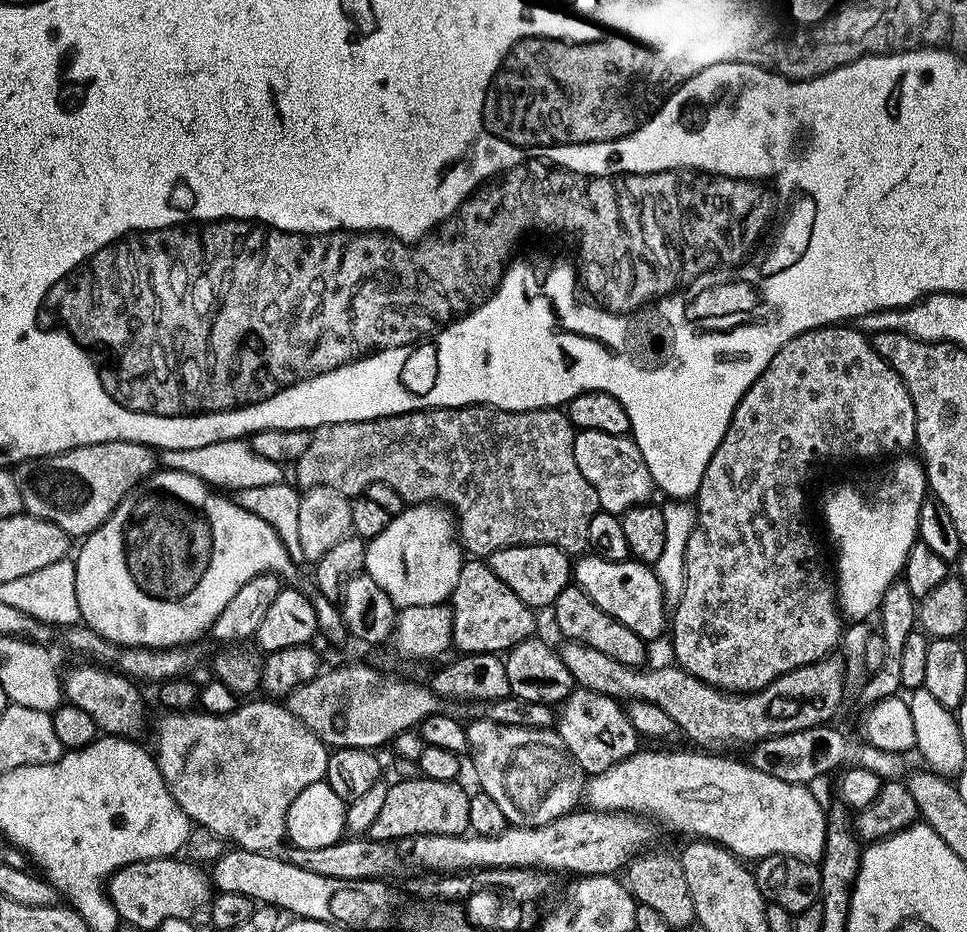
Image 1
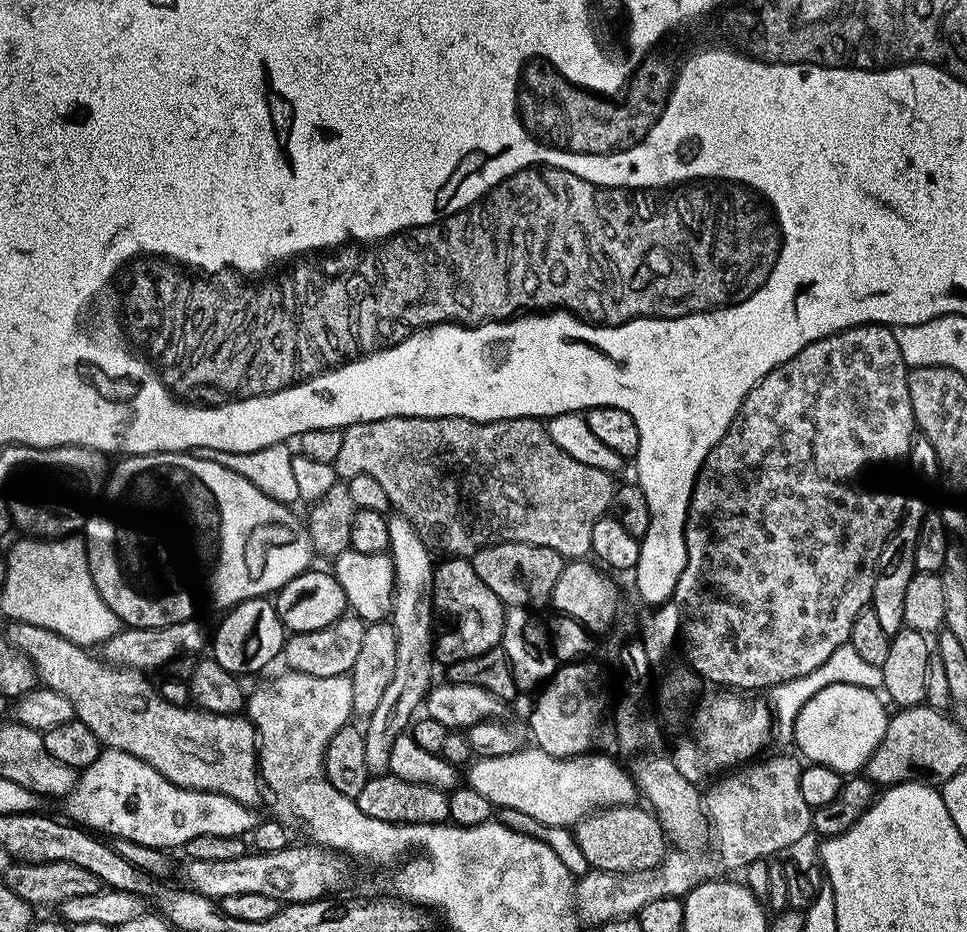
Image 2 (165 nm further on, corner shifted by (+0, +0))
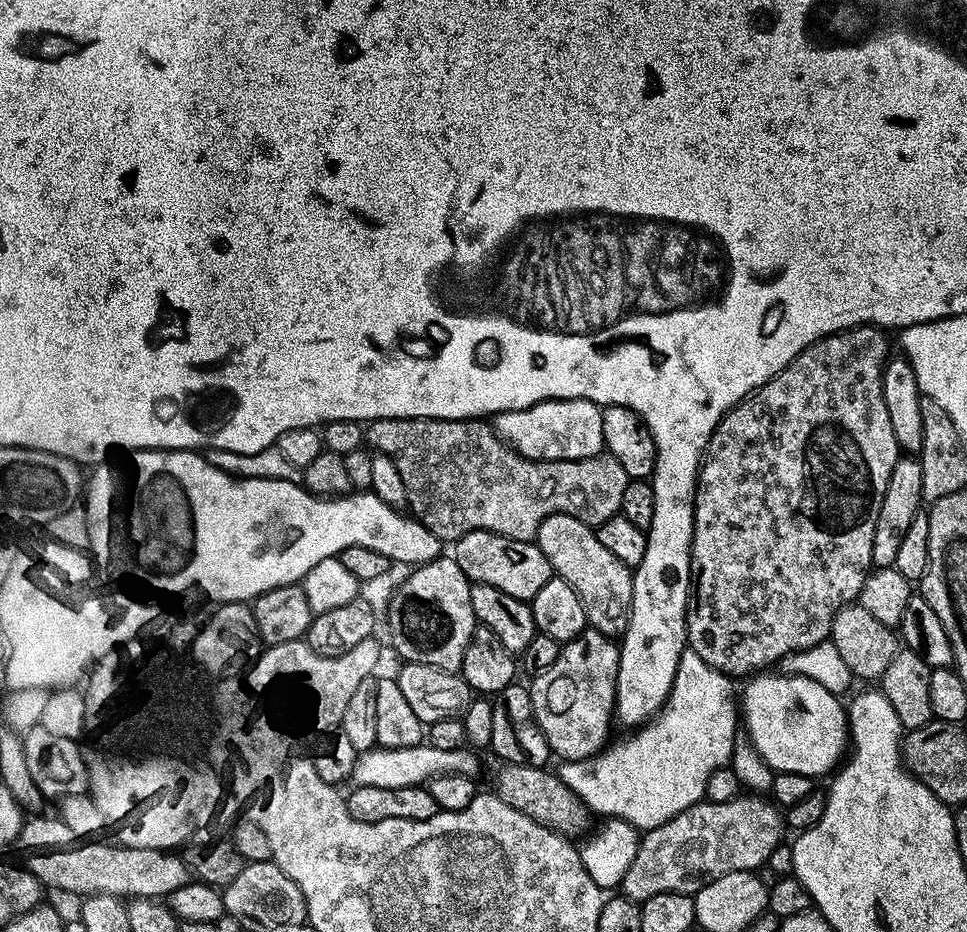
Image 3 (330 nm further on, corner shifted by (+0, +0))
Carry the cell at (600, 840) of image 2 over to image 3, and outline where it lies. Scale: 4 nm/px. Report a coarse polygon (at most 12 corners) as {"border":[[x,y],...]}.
{"border":[[505,763],[494,795],[561,836],[589,809],[547,767]]}

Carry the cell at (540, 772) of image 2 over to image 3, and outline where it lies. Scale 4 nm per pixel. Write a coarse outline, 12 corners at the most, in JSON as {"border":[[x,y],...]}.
{"border":[[427,742],[357,755],[359,787],[427,785],[440,774],[475,777],[467,747]]}

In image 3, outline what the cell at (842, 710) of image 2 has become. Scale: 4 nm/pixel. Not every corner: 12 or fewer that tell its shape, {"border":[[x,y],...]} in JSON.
{"border":[[753,675],[738,700],[773,773],[827,777],[850,748],[841,697]]}

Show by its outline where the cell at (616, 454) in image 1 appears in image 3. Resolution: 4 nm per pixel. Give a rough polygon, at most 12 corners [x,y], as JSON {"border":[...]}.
{"border":[[593,400],[498,412],[496,435],[527,460],[605,451]]}

